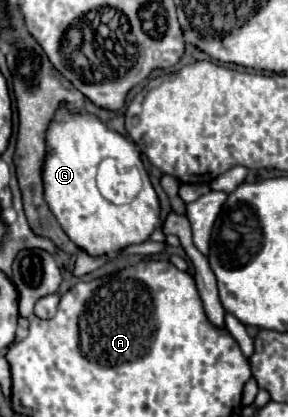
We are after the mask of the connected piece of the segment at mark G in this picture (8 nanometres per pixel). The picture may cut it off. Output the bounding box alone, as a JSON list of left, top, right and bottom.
[42,107,162,257]

